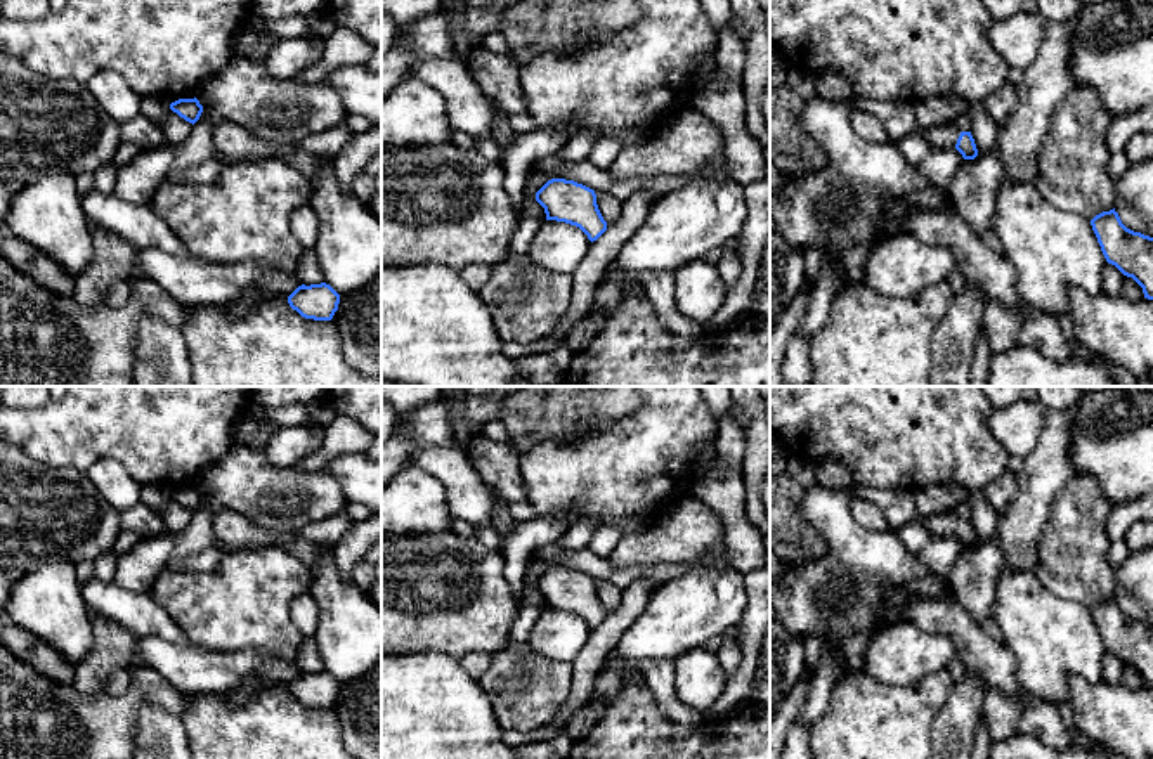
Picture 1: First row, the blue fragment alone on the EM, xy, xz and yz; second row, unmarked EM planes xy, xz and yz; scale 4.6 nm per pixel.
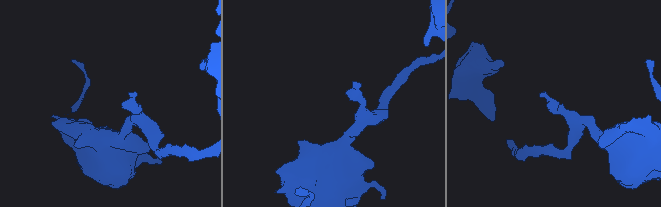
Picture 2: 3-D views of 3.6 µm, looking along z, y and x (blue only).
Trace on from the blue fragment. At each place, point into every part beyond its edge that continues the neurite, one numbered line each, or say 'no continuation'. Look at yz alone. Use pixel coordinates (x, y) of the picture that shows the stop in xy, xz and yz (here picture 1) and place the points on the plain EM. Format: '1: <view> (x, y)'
1: yz (945, 524)

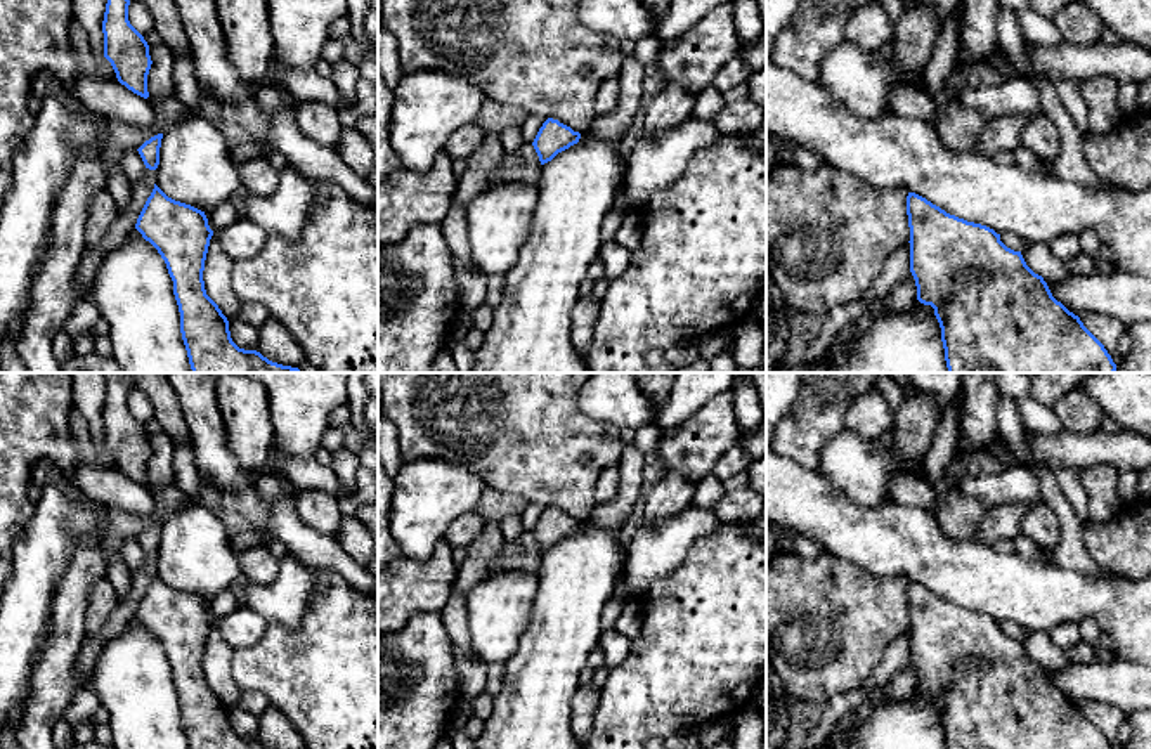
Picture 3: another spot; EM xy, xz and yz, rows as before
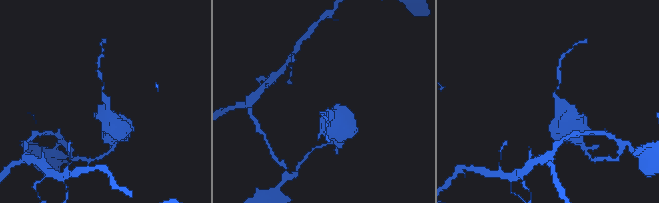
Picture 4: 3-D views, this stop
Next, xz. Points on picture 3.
no continuation

